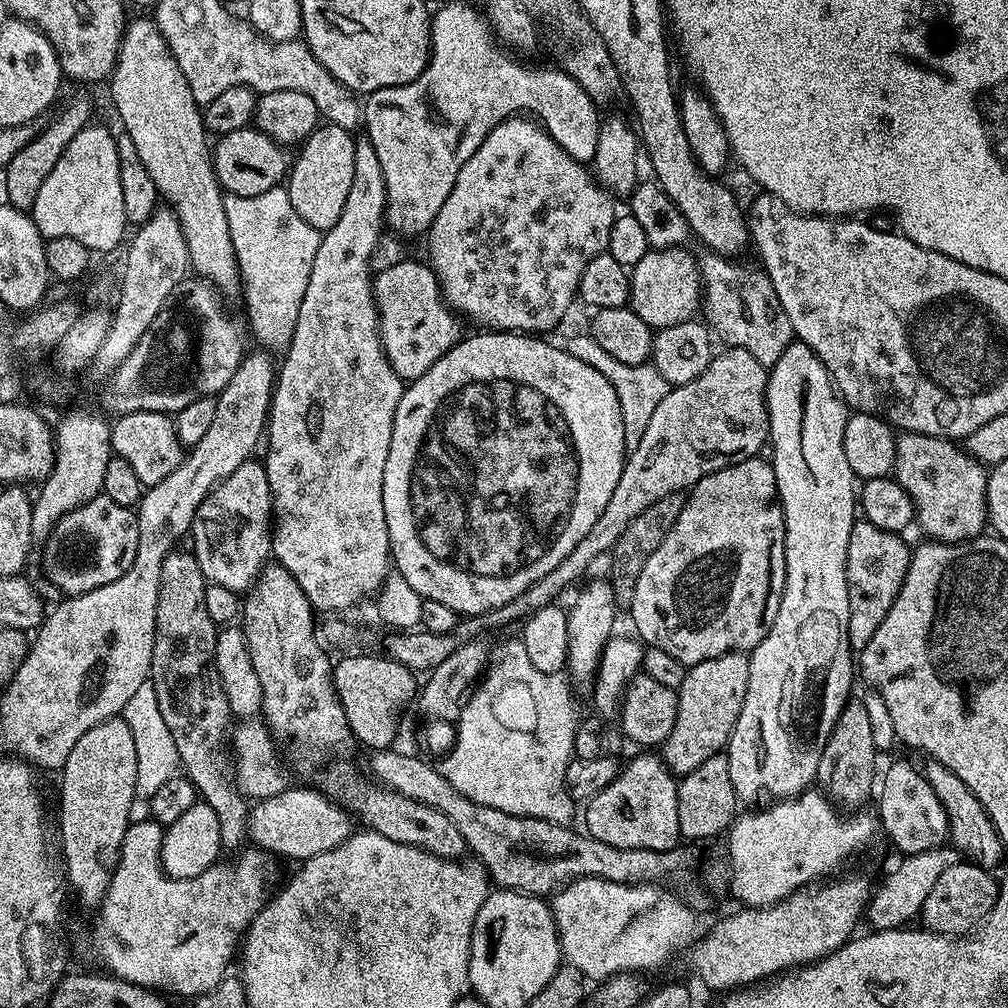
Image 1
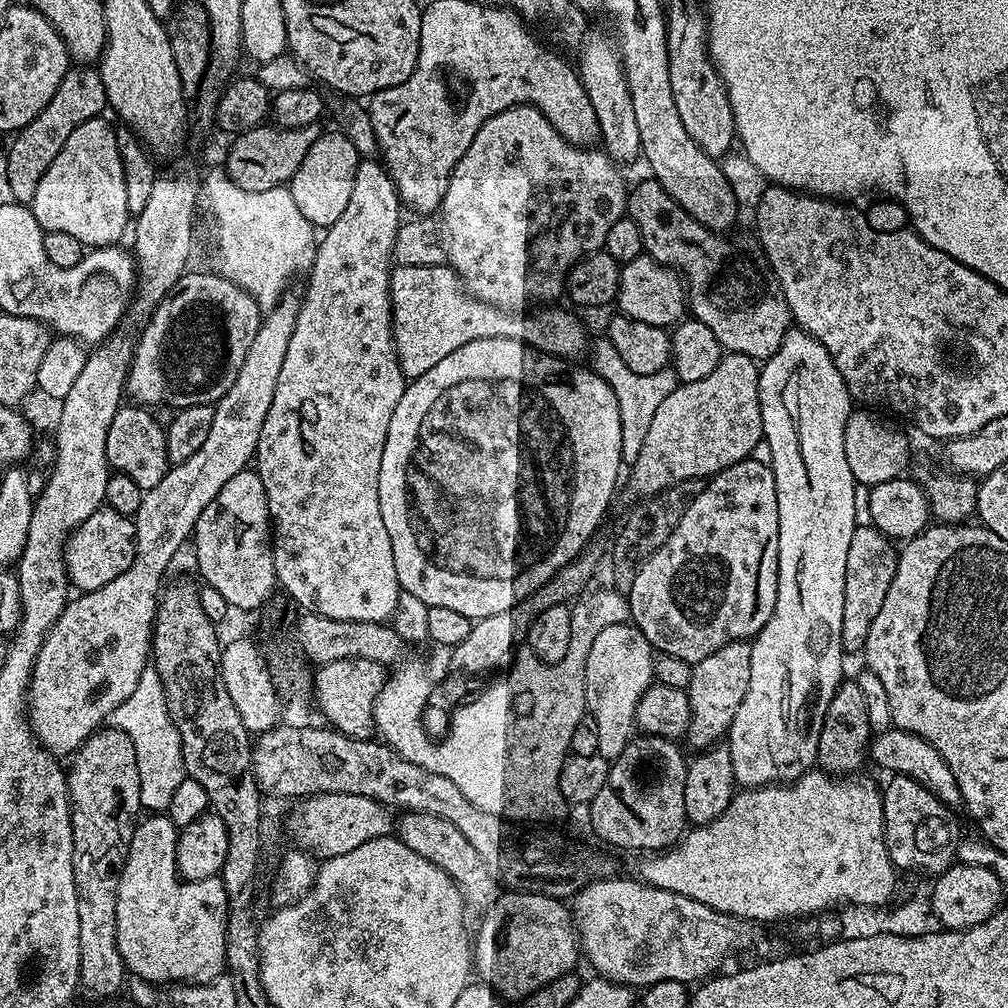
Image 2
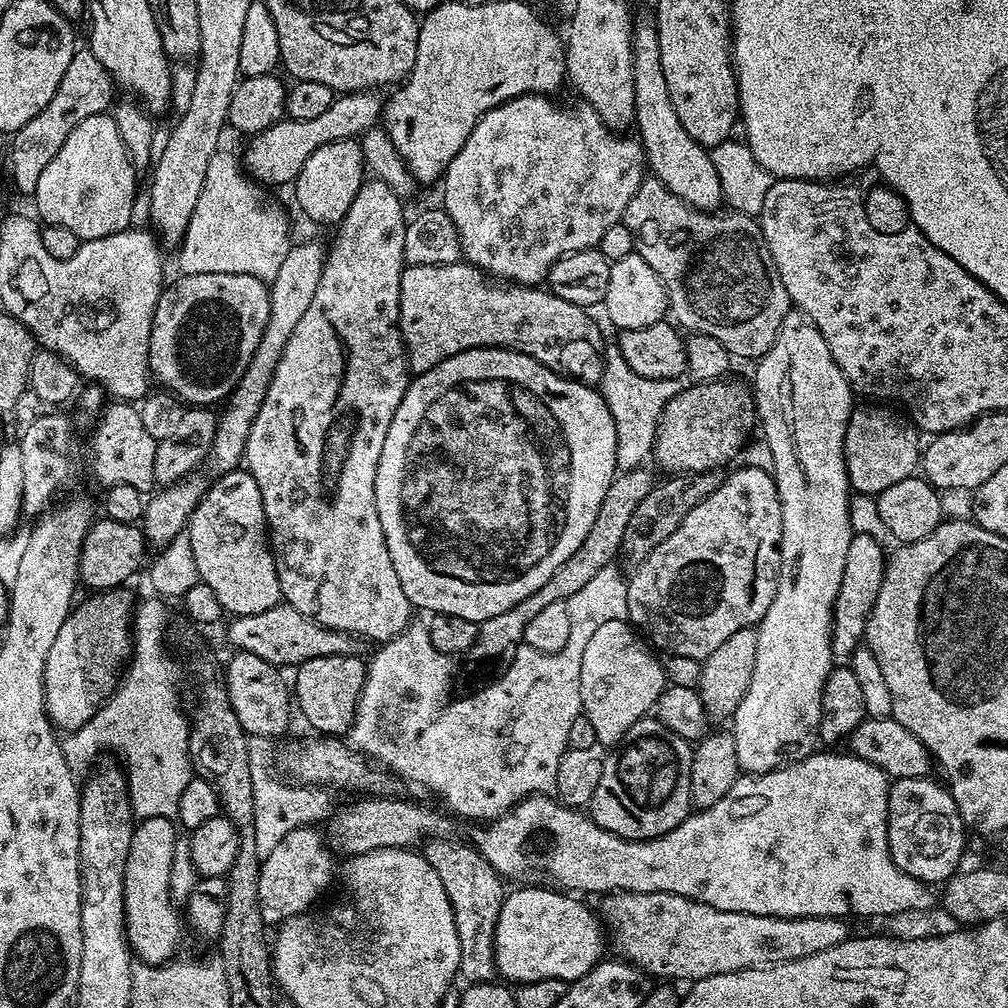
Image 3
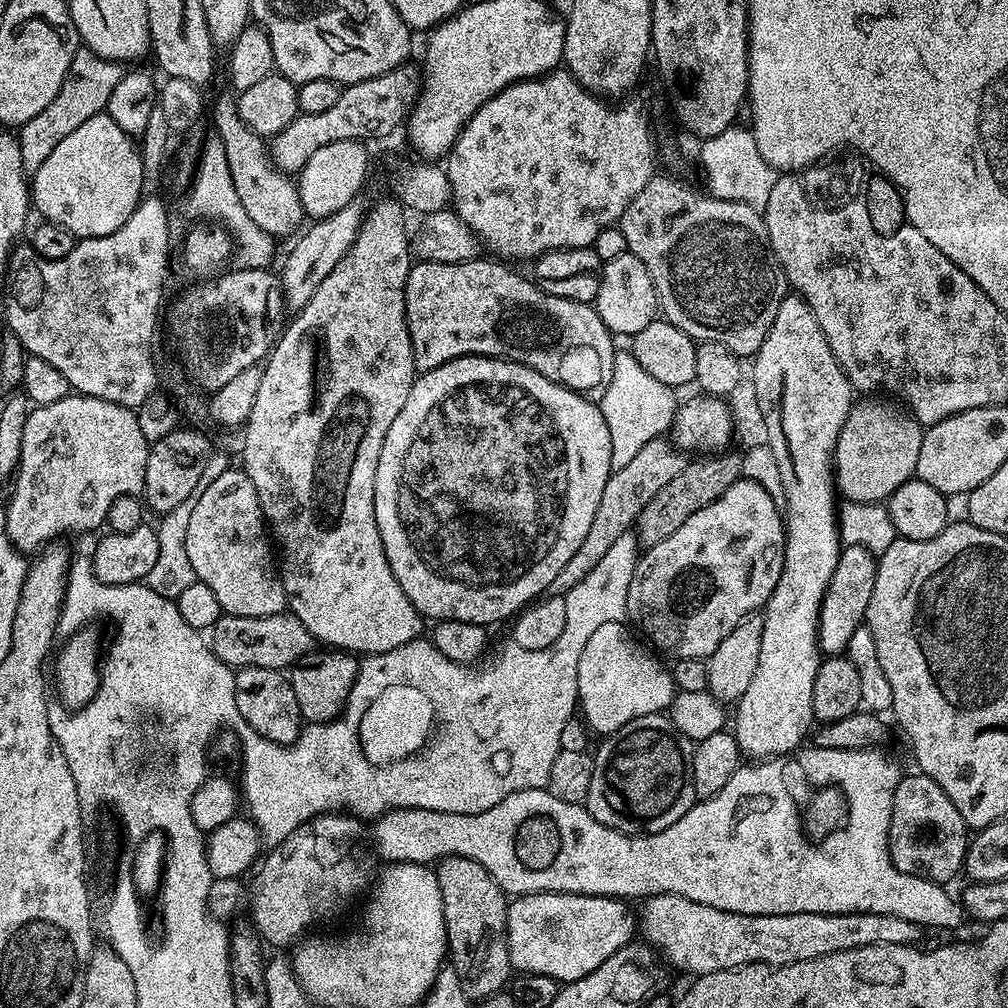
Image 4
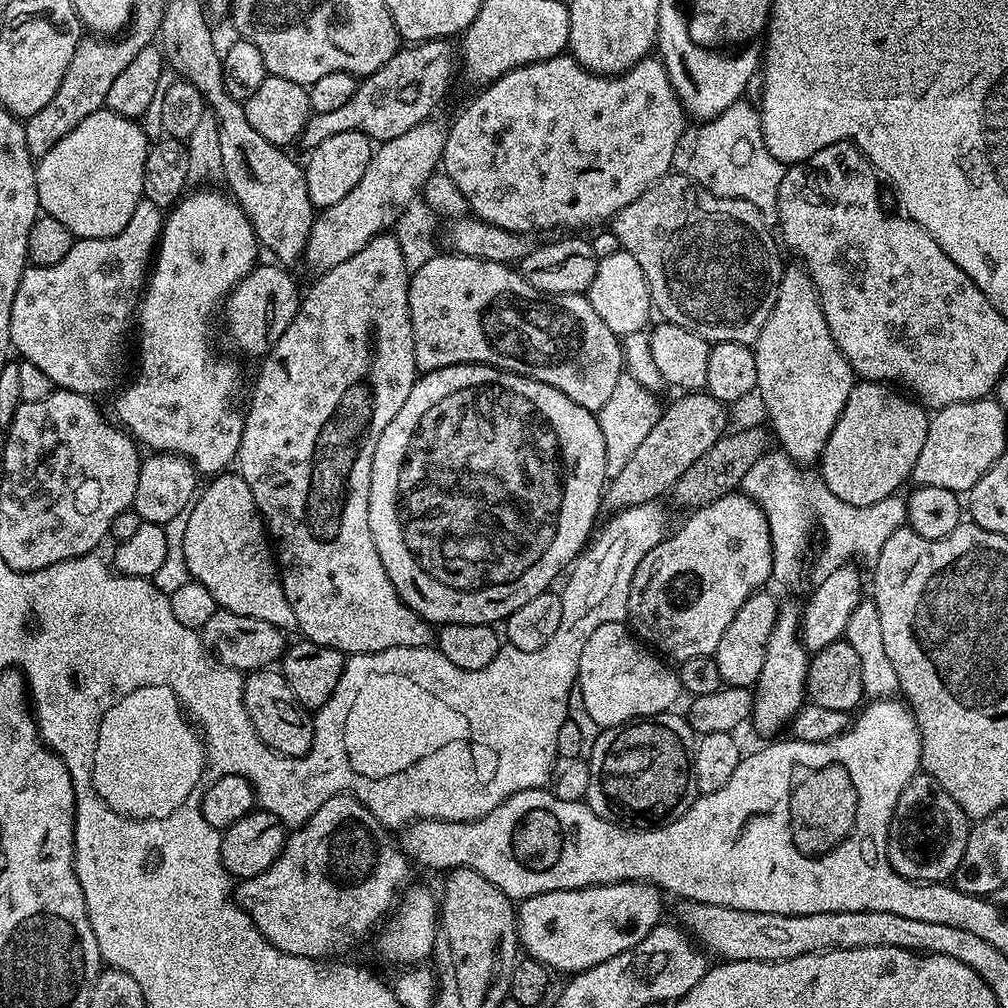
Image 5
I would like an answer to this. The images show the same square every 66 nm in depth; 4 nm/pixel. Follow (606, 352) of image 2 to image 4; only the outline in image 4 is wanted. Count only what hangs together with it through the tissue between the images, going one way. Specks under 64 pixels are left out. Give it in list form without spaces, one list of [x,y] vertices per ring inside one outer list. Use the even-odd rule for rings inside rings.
[[[631,350],[617,351],[614,358],[614,374],[610,374],[610,386],[606,386],[606,394],[599,400],[600,413],[606,418],[606,427],[610,429],[610,462],[613,469],[627,466],[634,454],[646,446],[646,442],[657,439],[660,432],[665,431],[666,422],[676,416],[678,407],[677,389],[666,386],[666,382],[658,382],[634,358]]]

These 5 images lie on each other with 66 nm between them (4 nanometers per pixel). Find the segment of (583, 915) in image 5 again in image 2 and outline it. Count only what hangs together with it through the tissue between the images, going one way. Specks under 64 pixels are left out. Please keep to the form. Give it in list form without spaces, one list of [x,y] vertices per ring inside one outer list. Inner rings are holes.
[[[508,890],[508,891],[505,891],[503,894],[497,895],[496,899],[493,900],[491,904],[487,905],[485,912],[488,912],[488,913],[485,914],[484,921],[482,921],[480,924],[480,934],[477,937],[475,935],[475,938],[474,938],[474,968],[475,968],[475,971],[478,973],[478,976],[480,972],[479,979],[483,981],[483,983],[487,984],[488,987],[491,988],[492,991],[496,993],[496,995],[504,997],[505,1001],[512,1002],[513,1000],[513,1002],[519,1002],[519,1001],[525,1000],[527,996],[529,996],[530,994],[534,994],[534,990],[538,990],[542,986],[546,986],[546,982],[550,982],[551,980],[553,980],[554,978],[558,978],[559,976],[565,976],[567,972],[571,972],[573,971],[573,969],[577,967],[575,965],[576,963],[578,962],[581,963],[582,953],[580,950],[580,942],[576,934],[576,926],[575,924],[572,923],[572,913],[570,911],[569,905],[565,903],[563,899],[557,898],[555,896],[543,896],[543,894],[541,894],[540,892],[526,892],[523,890]]]

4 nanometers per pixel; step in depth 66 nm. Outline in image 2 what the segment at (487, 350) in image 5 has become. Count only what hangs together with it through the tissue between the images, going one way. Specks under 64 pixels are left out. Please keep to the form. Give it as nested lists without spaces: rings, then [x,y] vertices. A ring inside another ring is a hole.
[[[447,263],[434,266],[402,266],[393,267],[390,278],[390,298],[392,299],[392,337],[396,343],[396,353],[400,359],[400,368],[409,381],[417,380],[430,366],[442,362],[446,354],[454,354],[458,346],[466,346],[466,342],[474,342],[478,338],[510,338],[548,356],[555,356],[565,362],[572,362],[575,356],[585,355],[590,344],[590,336],[584,333],[580,320],[568,312],[556,308],[560,306],[544,306],[541,312],[531,316],[531,311],[507,312],[498,306],[490,306],[478,298],[471,296],[464,289],[460,276]]]

